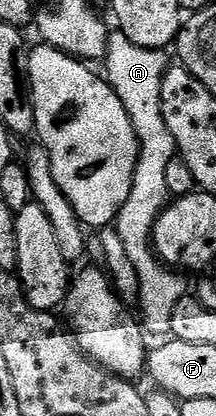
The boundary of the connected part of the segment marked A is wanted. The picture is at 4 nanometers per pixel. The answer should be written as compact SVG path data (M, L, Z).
M116 31L107 38L105 79L117 94L117 98L121 98L121 106L125 106L139 139L139 161L135 167L133 186L117 217L117 229L129 261L137 272L137 312L141 317L142 327L150 335L152 332L155 336L164 335L163 337L170 333L173 310L177 310L177 302L184 300L189 292L189 288L183 285L183 280L179 277L182 275L168 268L156 256L153 243L155 223L169 204L169 186L165 183L165 174L169 170L169 162L177 159L175 139L173 134L169 134L169 126L165 126L165 118L161 114L161 82L169 67L167 55L166 51L158 48L142 48L129 42L129 38L121 31Z

